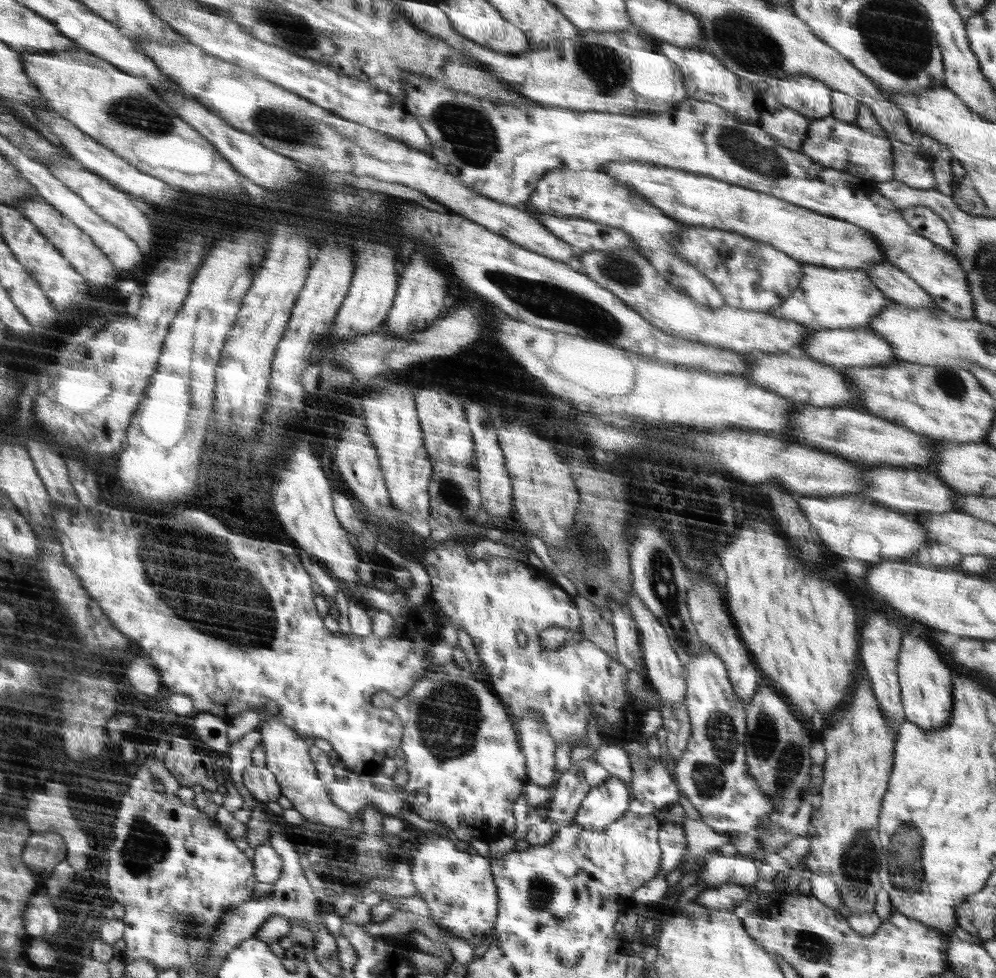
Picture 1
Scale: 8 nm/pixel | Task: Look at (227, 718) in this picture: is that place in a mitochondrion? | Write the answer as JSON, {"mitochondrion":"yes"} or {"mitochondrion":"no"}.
{"mitochondrion":"no"}

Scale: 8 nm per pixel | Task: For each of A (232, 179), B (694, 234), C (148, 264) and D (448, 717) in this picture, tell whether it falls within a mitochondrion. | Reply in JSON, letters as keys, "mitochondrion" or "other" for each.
{"A":"other","B":"other","C":"other","D":"mitochondrion"}

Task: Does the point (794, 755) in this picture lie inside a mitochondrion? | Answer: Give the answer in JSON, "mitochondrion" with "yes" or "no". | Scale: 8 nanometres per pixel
{"mitochondrion":"yes"}

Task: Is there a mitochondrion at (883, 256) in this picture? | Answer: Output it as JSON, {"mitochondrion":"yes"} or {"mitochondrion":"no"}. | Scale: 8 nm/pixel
{"mitochondrion":"no"}

